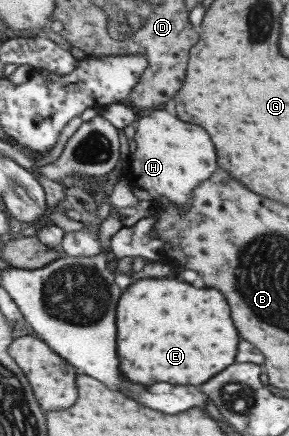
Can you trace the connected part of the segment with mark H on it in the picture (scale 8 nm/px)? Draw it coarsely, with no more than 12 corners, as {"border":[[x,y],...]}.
{"border":[[165,109],[137,122],[130,184],[186,209],[217,170],[201,126]]}

